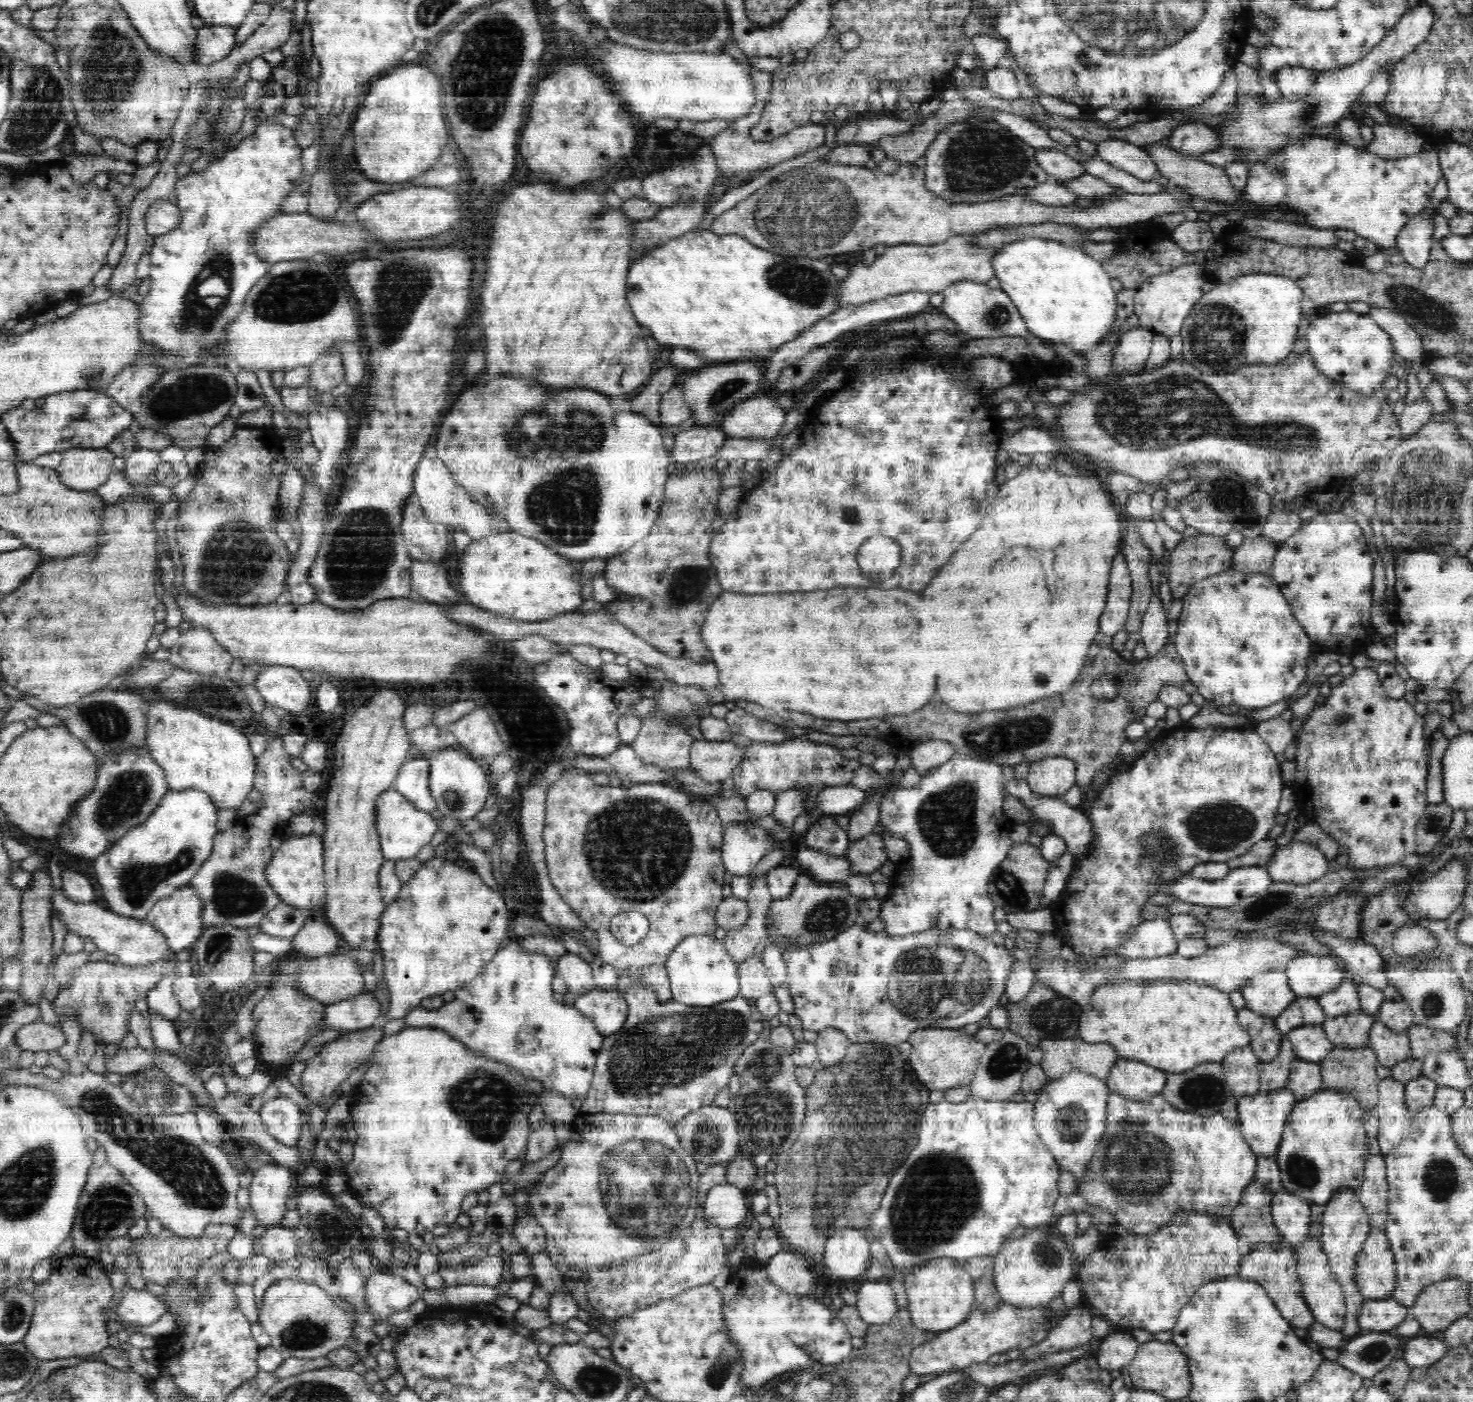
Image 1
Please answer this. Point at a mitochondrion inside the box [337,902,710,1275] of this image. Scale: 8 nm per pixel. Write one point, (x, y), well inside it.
(647, 1182)

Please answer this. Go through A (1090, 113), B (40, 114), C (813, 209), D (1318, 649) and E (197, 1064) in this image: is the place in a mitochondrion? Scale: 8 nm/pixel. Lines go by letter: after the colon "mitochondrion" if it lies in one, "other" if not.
A: other
B: mitochondrion
C: mitochondrion
D: other
E: other

